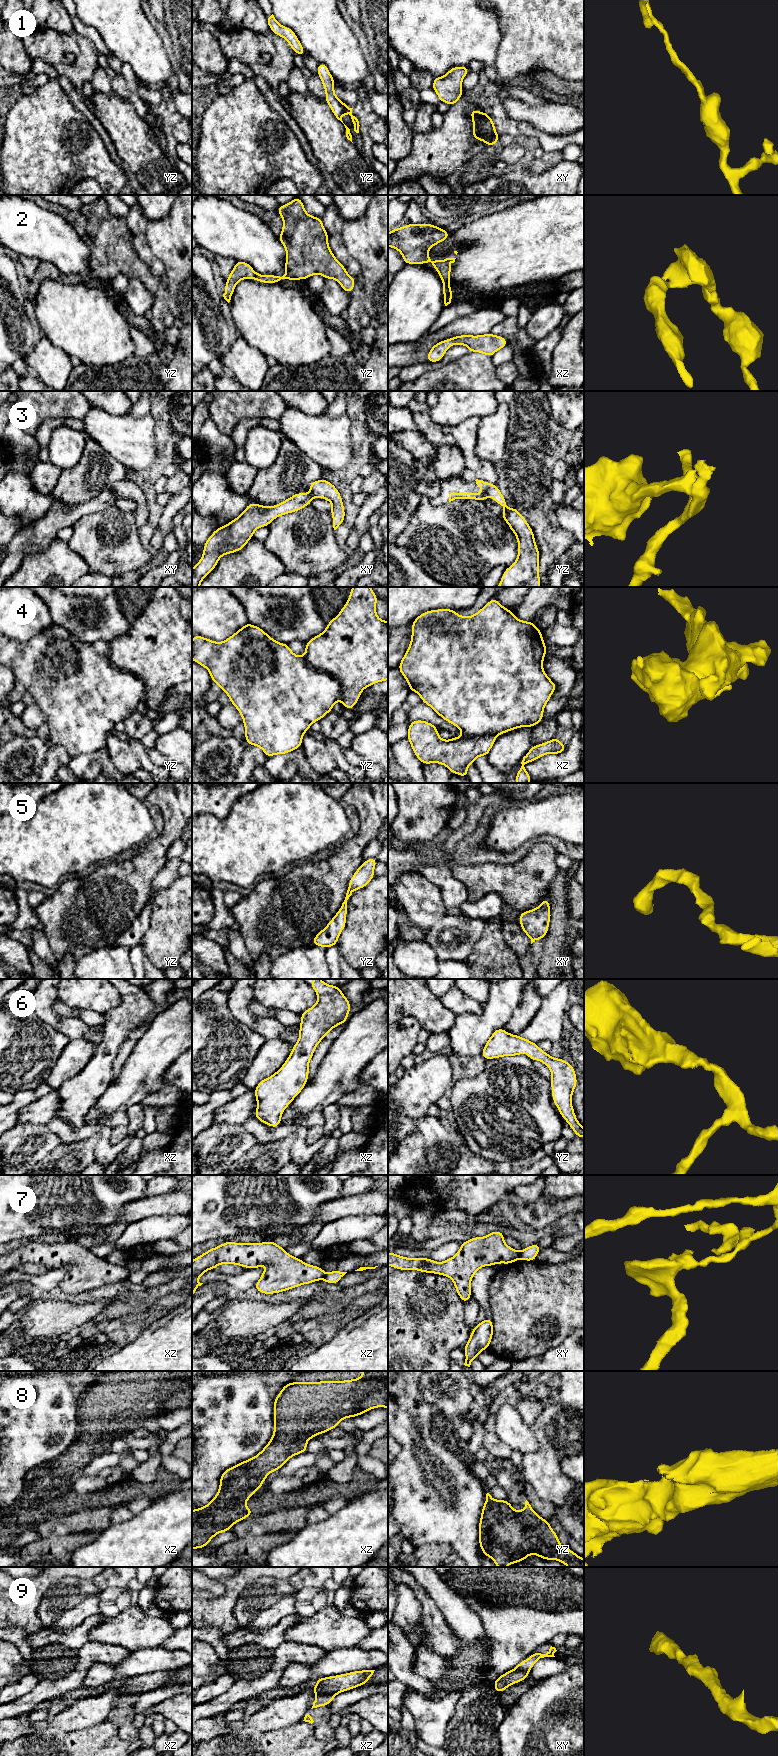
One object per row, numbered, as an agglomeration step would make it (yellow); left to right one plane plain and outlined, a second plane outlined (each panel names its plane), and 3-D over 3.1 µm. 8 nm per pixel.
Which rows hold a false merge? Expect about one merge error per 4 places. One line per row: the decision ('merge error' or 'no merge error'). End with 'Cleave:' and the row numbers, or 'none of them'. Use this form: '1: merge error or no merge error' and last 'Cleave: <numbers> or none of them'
1: no merge error
2: no merge error
3: no merge error
4: merge error
5: no merge error
6: no merge error
7: merge error
8: no merge error
9: no merge error
Cleave: 4, 7

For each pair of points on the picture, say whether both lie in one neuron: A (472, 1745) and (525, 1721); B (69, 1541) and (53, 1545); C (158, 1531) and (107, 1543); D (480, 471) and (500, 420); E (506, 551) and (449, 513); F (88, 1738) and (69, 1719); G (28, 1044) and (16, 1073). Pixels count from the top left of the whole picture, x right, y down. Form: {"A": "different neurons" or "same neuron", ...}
{"A": "different neurons", "B": "same neuron", "C": "same neuron", "D": "different neurons", "E": "same neuron", "F": "different neurons", "G": "same neuron"}

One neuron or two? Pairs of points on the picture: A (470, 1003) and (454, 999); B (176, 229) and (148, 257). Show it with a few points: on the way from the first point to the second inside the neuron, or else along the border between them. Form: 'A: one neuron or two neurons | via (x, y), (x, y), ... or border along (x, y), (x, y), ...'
A: one neuron | via (466, 1003), (458, 1002)
B: two neurons | border along (144, 234), (151, 252), (163, 264), (165, 273)

